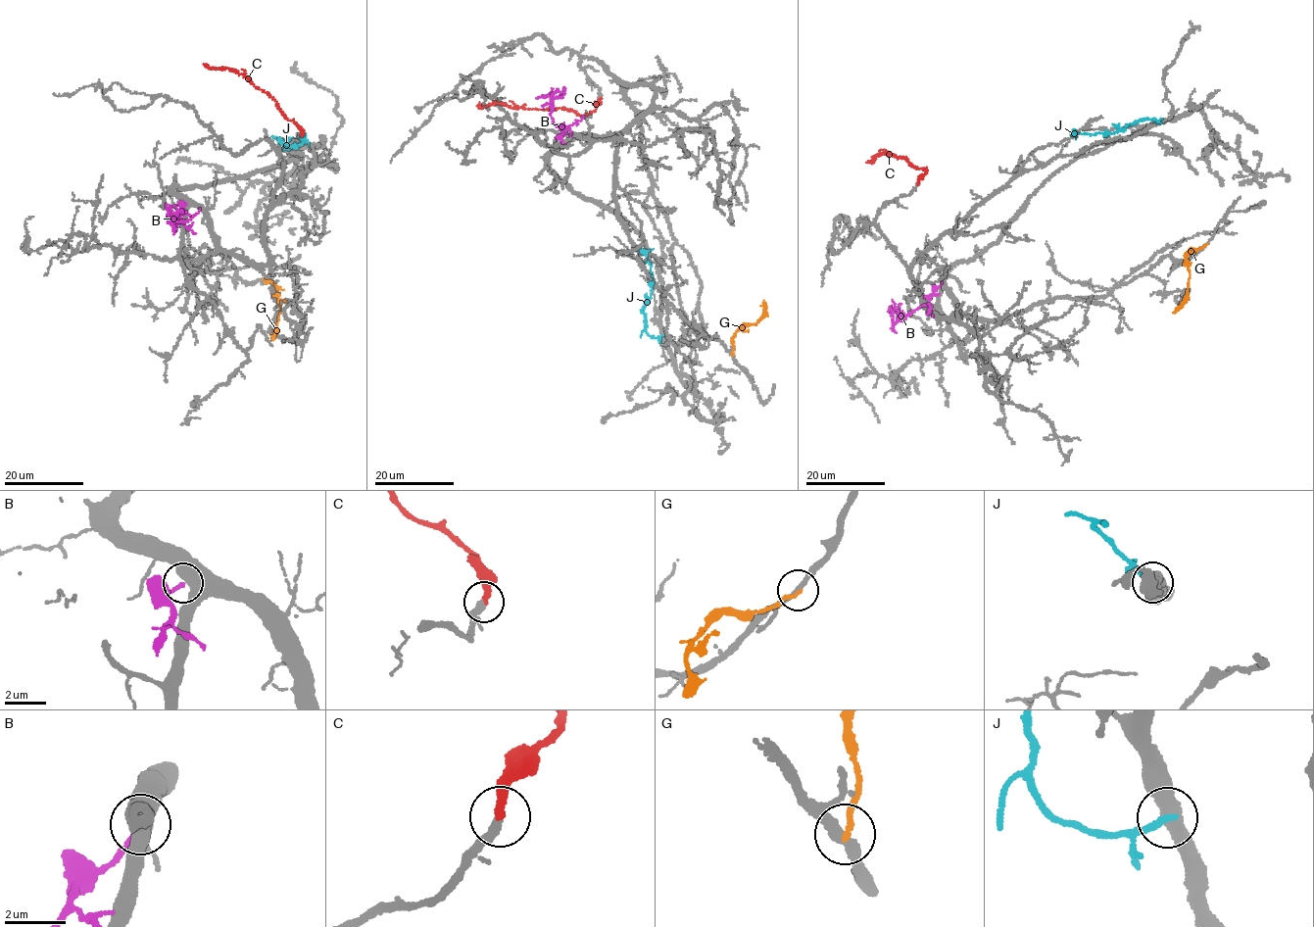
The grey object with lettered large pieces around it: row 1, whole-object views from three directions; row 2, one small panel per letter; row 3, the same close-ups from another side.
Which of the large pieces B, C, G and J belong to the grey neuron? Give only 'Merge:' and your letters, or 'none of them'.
Merge: C

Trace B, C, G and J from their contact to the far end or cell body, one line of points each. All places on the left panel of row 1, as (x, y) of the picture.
B: (185, 203), (177, 219), (170, 215), (168, 220), (188, 221), (199, 209)
C: (301, 134), (298, 124), (282, 115), (275, 100), (242, 74), (204, 64)
G: (264, 280), (277, 289), (279, 307), (272, 340)
J: (289, 150), (277, 139), (280, 143), (299, 145), (304, 139), (310, 145)

